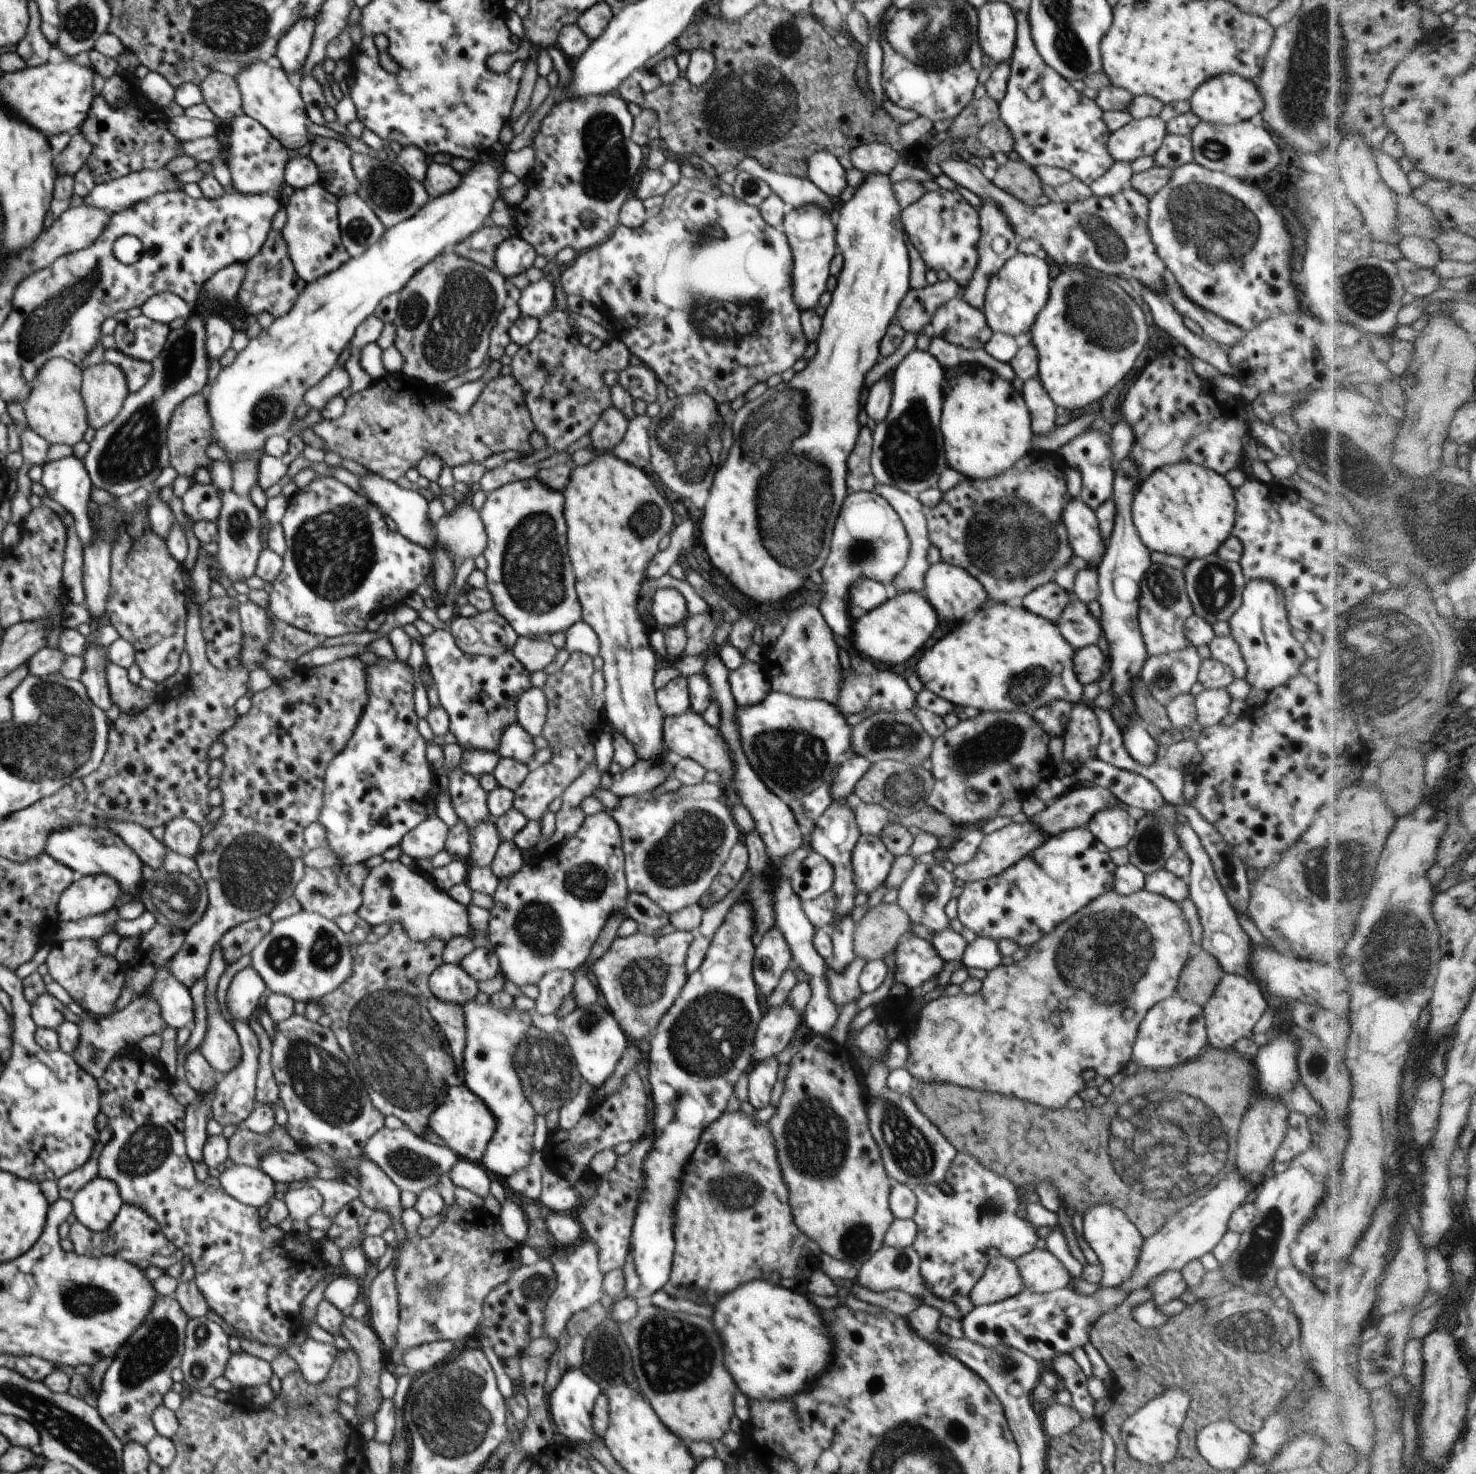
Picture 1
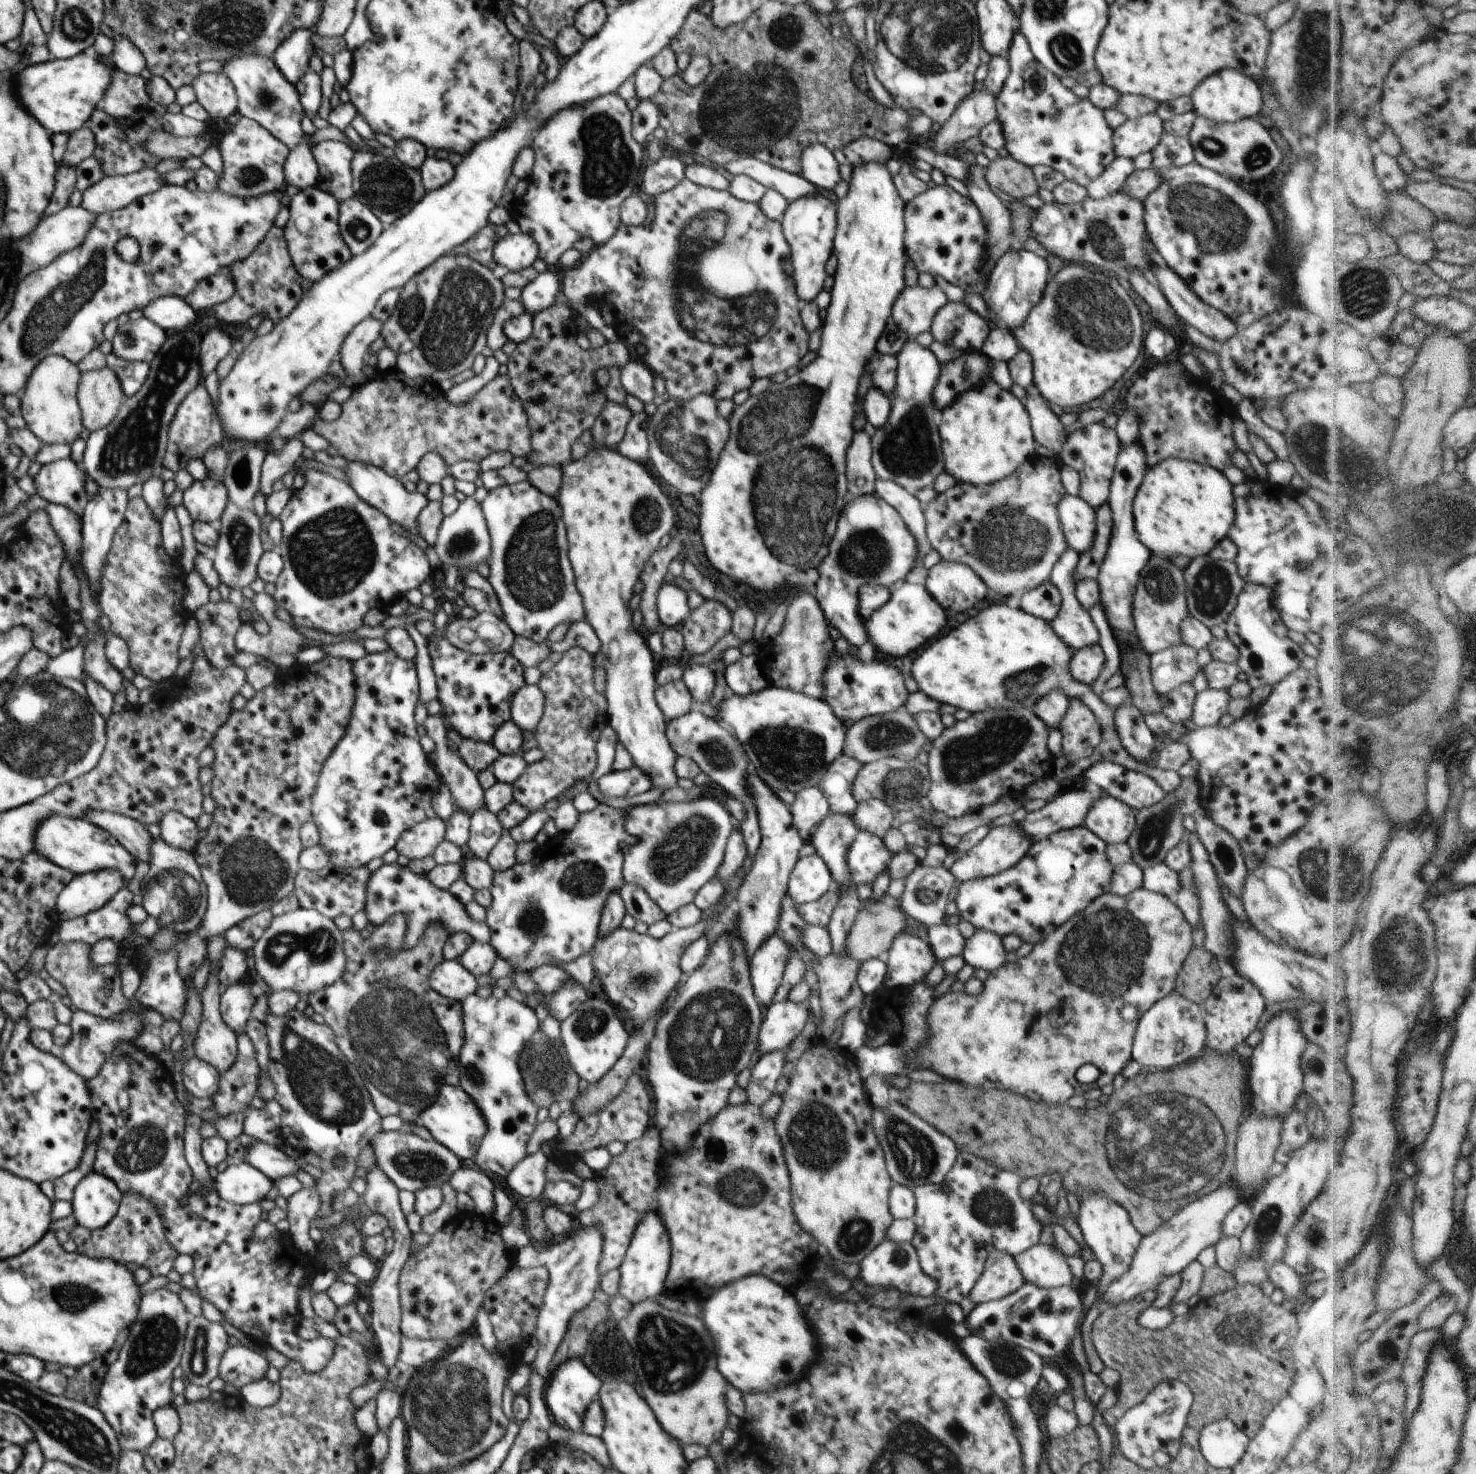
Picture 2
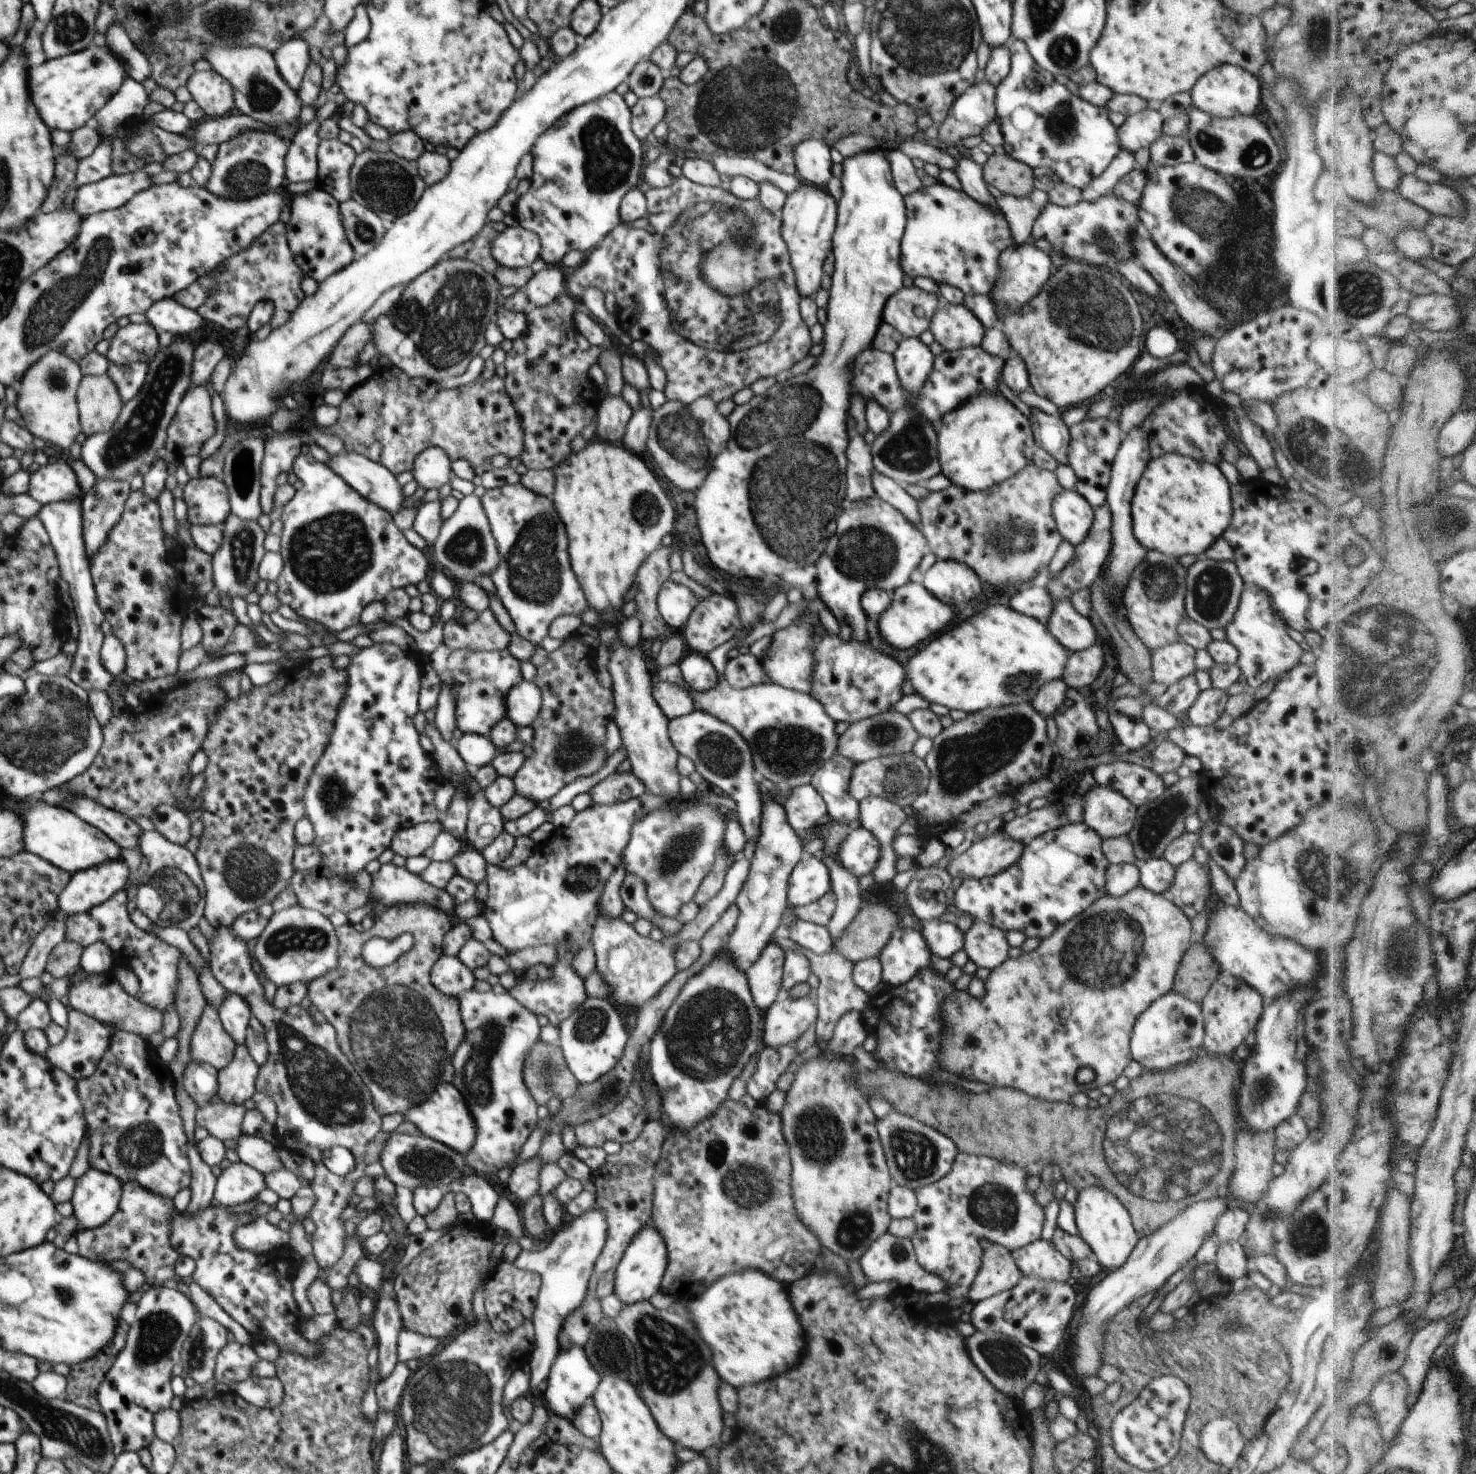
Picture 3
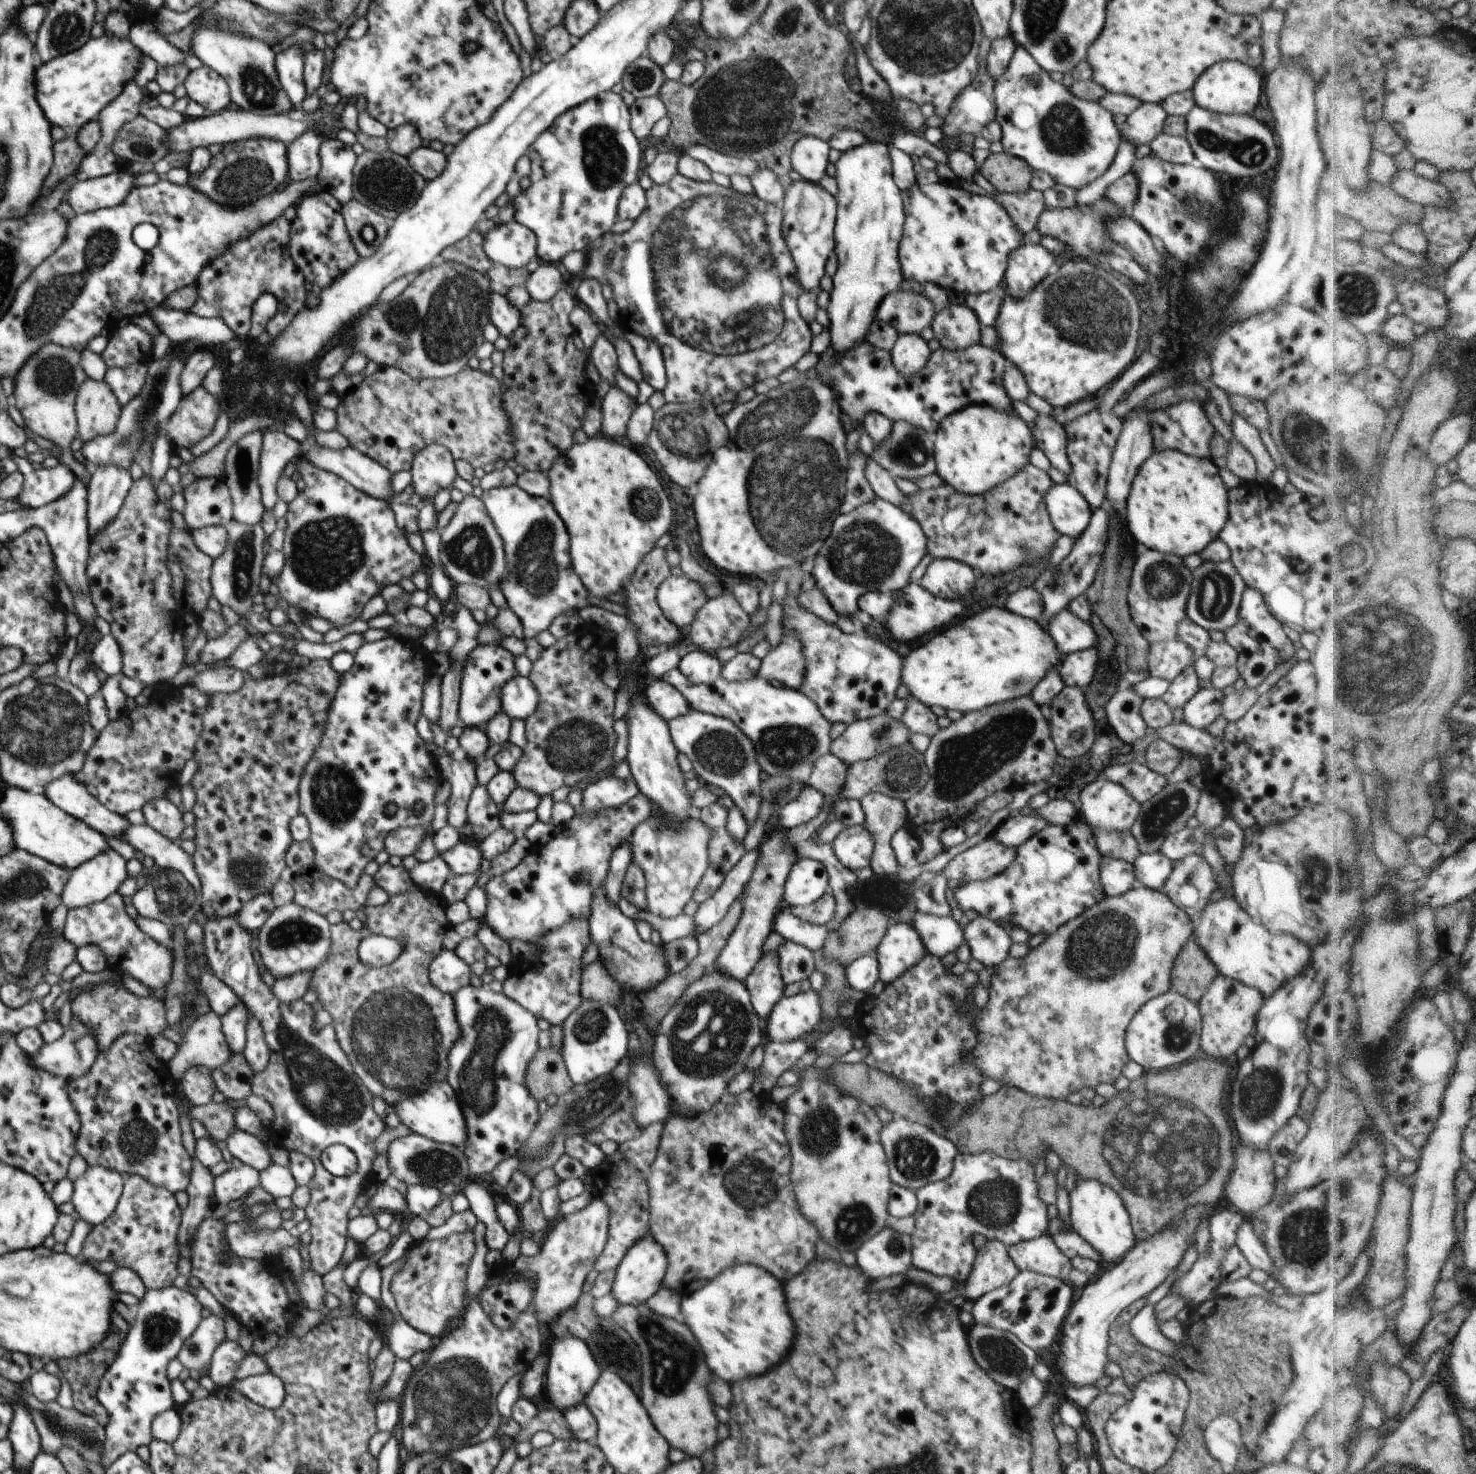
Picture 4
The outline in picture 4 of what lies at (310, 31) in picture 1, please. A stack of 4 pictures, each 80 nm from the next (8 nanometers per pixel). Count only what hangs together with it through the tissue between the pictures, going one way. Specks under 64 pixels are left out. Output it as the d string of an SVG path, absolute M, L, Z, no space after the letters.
M298 45L275 54L275 67L280 84L296 108L307 97L303 81L304 63L305 54Z

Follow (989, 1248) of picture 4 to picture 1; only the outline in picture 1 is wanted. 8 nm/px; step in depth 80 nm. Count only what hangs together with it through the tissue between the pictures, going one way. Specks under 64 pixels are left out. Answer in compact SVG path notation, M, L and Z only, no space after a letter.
M1005 1256L990 1258L988 1266L970 1293L975 1306L999 1303L1016 1296L1024 1283L1015 1261Z

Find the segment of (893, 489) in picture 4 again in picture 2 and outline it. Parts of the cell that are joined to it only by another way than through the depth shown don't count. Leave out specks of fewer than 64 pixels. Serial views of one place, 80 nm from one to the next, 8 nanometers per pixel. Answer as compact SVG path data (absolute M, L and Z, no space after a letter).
M875 479L874 494L885 500L900 513L902 520L905 522L908 530L915 536L917 542L917 557L915 558L913 568L922 566L924 557L931 549L923 513L924 504L918 501L918 498L910 494L903 486L884 479Z

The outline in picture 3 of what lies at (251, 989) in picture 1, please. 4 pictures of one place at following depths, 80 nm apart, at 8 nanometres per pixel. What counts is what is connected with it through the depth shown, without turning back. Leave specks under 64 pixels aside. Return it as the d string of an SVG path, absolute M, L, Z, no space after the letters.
M228 993L218 1009L220 1020L236 1044L245 1042L246 1029L252 1016L251 1008L239 994Z

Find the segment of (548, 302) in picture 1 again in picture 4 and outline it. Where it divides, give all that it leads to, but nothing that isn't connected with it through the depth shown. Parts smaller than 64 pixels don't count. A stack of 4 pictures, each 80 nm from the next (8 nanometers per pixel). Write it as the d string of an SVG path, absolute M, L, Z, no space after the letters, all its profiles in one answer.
M542 263L533 273L529 274L525 287L532 301L541 303L552 300L556 293L564 288L565 281L558 266Z

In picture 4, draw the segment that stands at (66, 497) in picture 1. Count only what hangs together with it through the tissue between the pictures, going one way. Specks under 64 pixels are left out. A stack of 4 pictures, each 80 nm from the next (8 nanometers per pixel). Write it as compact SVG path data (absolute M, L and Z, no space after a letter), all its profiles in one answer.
M14 458L19 471L24 476L23 489L18 496L21 504L35 509L57 498L64 497L75 486L76 476L63 463L54 467L32 467L27 458Z

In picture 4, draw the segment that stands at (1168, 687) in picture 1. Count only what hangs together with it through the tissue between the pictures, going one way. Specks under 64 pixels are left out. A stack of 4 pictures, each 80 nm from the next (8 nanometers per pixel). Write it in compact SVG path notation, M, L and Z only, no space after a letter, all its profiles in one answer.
M1179 638L1149 645L1148 672L1152 677L1172 682L1189 666L1193 666L1197 652Z

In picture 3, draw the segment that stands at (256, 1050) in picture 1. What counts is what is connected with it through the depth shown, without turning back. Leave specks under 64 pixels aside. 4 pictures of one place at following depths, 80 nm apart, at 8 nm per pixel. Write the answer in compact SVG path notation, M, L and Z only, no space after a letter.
M245 1043L237 1044L230 1064L217 1072L217 1094L221 1101L229 1105L244 1105L246 1100L258 1097L255 1082L259 1070Z

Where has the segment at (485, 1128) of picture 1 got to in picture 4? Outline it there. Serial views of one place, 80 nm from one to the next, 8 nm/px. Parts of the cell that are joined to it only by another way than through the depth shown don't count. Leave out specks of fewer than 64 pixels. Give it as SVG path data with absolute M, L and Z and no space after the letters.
M445 1080L427 1087L422 1094L398 1101L390 1110L396 1111L401 1122L410 1127L413 1133L428 1137L439 1143L454 1145L455 1147L464 1149L465 1142L467 1141L467 1124L464 1113L460 1106L459 1098L456 1096L456 1091Z

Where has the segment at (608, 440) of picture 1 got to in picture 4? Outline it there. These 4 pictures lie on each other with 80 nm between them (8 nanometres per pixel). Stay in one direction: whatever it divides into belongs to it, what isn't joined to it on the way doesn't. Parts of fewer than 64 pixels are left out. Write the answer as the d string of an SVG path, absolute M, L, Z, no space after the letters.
M612 387L601 402L601 435L624 440L628 421L637 405L637 401L632 400L618 387Z

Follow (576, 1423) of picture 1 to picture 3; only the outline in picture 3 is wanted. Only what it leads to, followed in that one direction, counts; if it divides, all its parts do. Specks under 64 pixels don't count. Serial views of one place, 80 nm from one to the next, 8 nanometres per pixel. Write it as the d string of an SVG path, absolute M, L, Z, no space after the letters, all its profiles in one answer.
M574 1346L564 1351L560 1349L552 1363L547 1382L543 1386L544 1398L547 1402L545 1405L550 1413L565 1418L572 1423L588 1398L596 1392L600 1381L600 1374L593 1369L582 1347Z

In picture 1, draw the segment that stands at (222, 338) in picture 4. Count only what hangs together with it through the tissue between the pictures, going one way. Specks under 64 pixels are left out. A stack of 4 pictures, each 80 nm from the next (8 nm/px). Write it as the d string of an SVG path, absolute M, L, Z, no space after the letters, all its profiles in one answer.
M171 292L151 296L141 306L141 311L144 316L167 325L176 318L187 320L193 314L193 310L189 308L186 302Z

